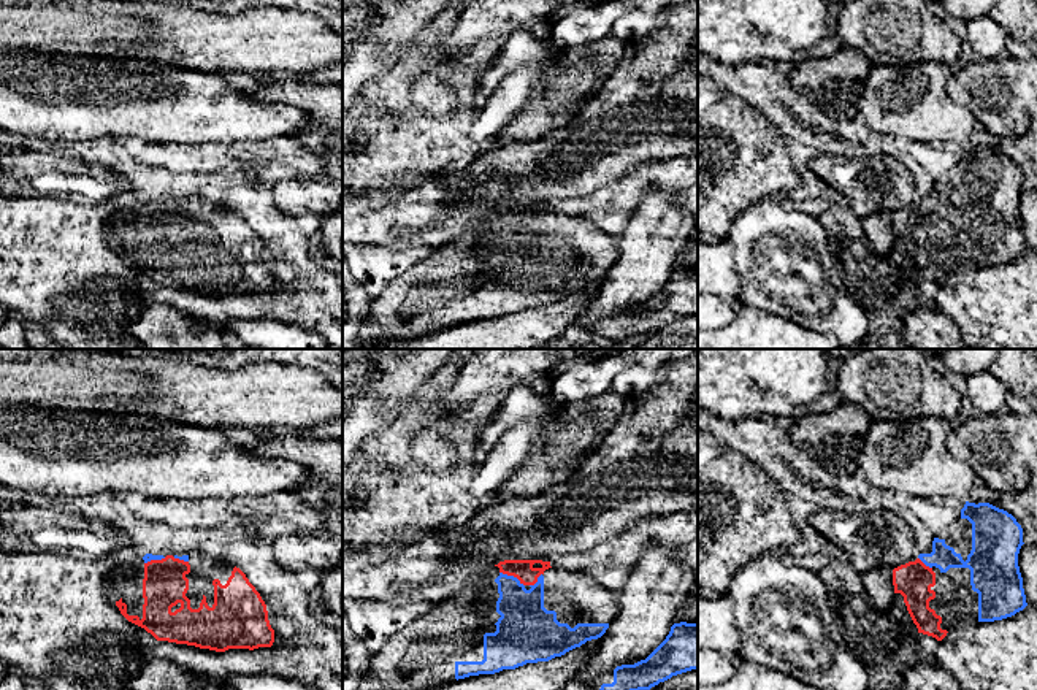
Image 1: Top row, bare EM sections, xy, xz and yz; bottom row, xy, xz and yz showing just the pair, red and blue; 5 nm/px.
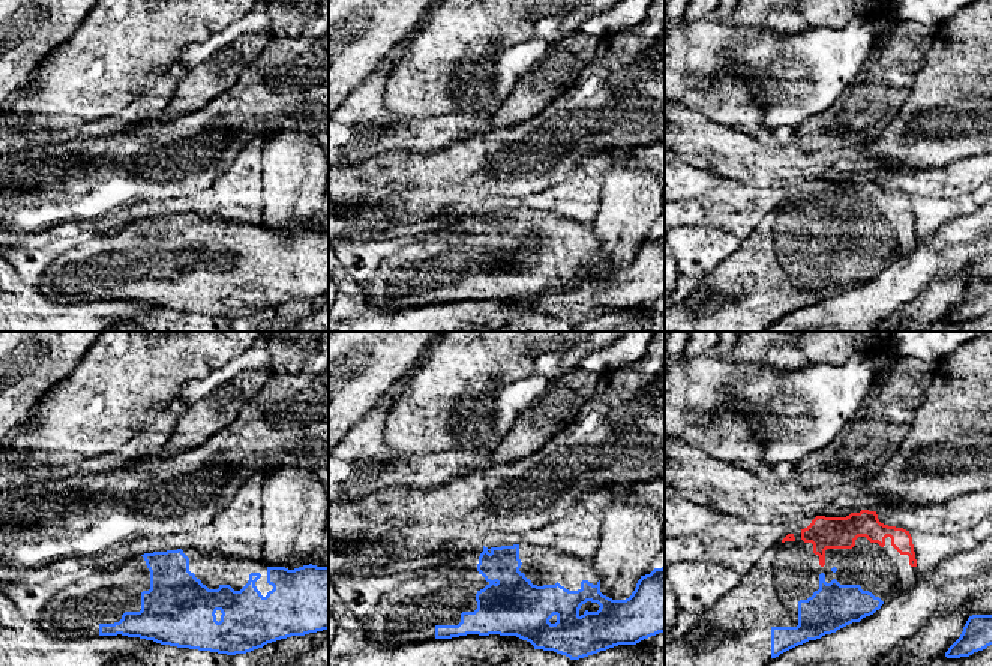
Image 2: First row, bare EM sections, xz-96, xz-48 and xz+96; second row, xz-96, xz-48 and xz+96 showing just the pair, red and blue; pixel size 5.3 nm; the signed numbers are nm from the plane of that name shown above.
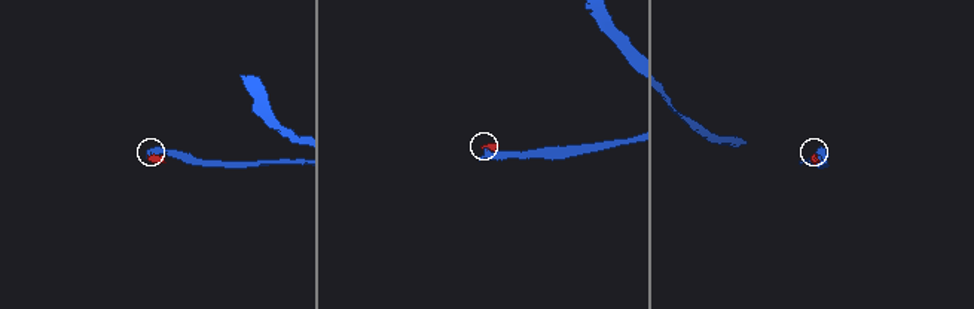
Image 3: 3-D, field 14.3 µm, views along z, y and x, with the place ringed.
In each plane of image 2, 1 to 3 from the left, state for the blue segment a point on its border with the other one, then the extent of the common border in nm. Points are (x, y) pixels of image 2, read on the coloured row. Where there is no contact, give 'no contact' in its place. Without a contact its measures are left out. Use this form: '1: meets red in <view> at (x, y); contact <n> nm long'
1: no contact
2: no contact
3: no contact

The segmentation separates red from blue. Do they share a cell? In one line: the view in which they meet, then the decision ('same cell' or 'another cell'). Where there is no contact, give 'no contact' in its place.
contact in xz; same cell

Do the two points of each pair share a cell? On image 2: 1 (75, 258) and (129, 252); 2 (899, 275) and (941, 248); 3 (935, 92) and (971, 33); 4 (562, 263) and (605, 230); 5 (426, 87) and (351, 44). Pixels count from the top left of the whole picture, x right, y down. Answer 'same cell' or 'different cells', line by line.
1: same cell
2: same cell
3: same cell
4: different cells
5: different cells

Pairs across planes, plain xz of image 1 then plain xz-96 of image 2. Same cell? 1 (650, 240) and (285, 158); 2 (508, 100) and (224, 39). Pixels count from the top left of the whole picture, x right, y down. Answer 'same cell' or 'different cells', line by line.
1: same cell
2: same cell

